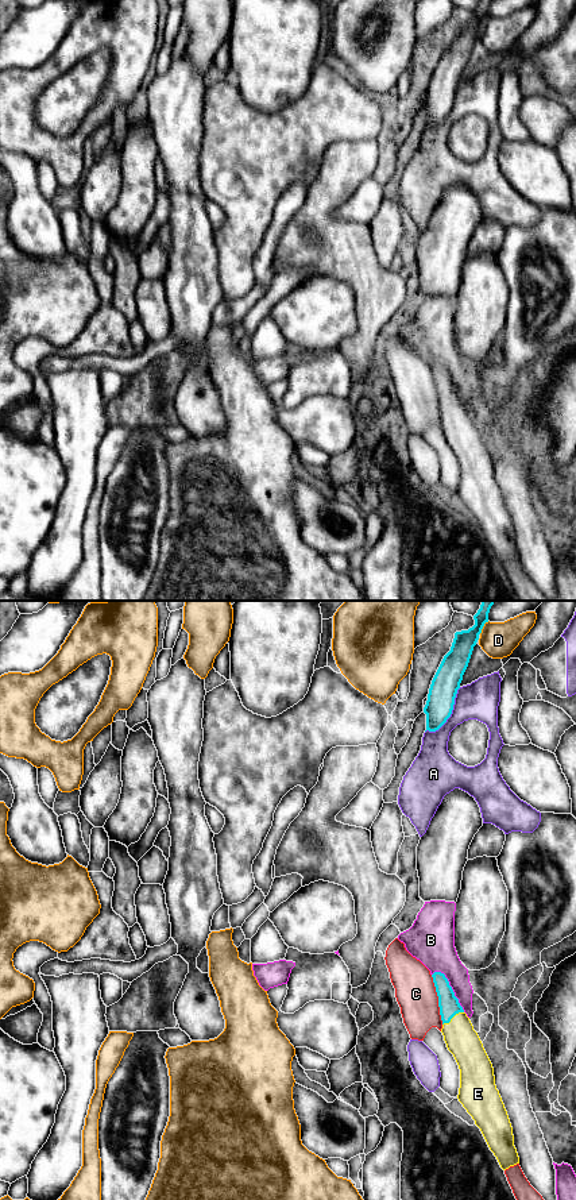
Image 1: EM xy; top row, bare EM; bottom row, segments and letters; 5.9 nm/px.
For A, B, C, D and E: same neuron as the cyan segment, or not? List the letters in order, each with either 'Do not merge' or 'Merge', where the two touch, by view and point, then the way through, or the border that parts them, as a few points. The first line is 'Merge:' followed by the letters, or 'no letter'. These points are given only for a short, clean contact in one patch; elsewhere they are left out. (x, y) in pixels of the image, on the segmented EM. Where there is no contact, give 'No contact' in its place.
Merge: E
A: Do not merge. Touches cyan at xy (451, 713)
B: Do not merge. Touches cyan at xy (451, 988)
C: Do not merge. Touches cyan at xy (439, 999). Boundary: xy (430, 975), (443, 1023)
D: Do not merge. Touches cyan at xy (483, 625)
E: Merge. Touches cyan at xy (452, 1017). Path across: xy (448, 1003), (452, 1017), (462, 1040)

